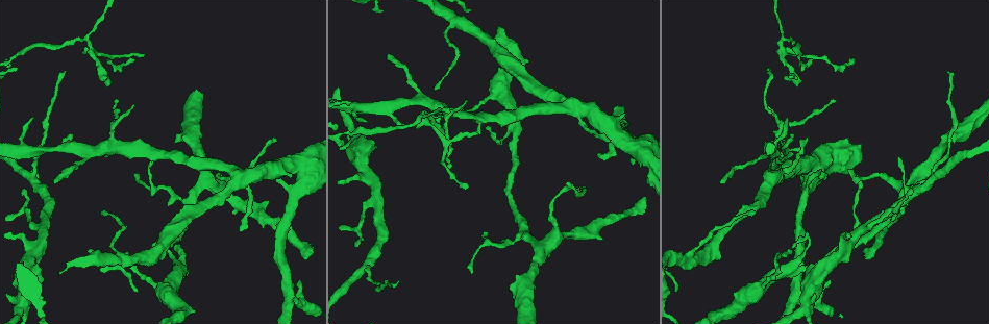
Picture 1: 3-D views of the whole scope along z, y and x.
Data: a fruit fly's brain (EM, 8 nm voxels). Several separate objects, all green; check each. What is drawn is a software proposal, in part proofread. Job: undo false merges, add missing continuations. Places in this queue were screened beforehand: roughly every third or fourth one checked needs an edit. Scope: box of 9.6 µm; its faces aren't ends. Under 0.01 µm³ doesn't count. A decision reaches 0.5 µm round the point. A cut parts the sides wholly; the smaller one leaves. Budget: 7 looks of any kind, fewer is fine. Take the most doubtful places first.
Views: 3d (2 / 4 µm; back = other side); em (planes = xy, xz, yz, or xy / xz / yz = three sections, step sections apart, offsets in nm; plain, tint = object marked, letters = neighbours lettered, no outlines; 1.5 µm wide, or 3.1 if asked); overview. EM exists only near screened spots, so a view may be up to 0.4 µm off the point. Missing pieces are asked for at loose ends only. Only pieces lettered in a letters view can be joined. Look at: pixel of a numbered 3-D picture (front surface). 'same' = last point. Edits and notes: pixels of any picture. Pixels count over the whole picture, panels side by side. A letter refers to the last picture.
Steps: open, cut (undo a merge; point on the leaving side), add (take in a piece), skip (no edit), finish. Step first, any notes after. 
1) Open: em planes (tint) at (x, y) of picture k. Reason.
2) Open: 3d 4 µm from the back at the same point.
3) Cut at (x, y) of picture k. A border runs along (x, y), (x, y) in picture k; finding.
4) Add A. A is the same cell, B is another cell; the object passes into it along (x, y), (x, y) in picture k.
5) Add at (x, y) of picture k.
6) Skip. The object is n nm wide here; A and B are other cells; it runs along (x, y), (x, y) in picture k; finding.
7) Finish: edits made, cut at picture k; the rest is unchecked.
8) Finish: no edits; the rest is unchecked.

Open: em planes (tint) at (784, 58) of picture 1. Sharp bend.

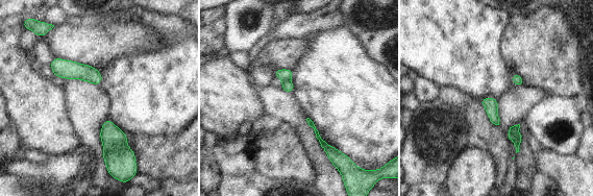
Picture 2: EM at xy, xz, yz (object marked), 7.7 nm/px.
Open: em planes (letters) at the same point.

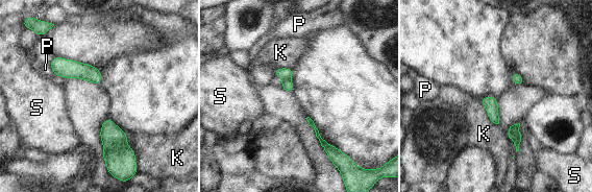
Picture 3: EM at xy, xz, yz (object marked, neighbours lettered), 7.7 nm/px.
Cut at (288, 73) of picture 3. The object is 90 nm wide here; K, P and S are other cells; a border runs along (290, 78), (282, 79) in picture 3; two cells meet here.

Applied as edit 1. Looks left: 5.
Open: overview.

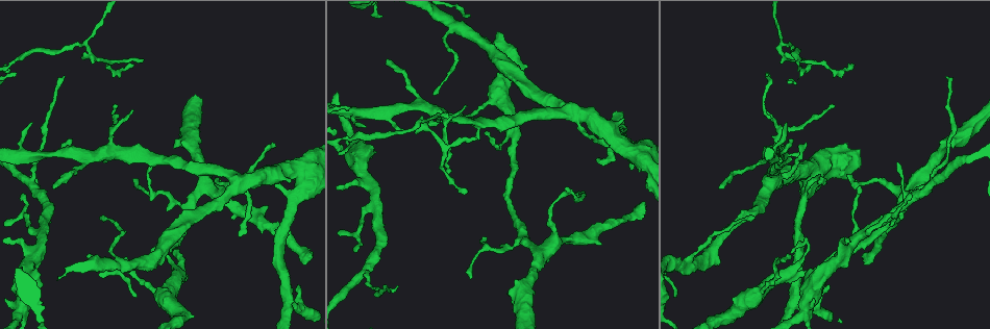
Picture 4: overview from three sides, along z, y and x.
Open: 3d 2 µm at (786, 256) of picture 4. Tapers out.

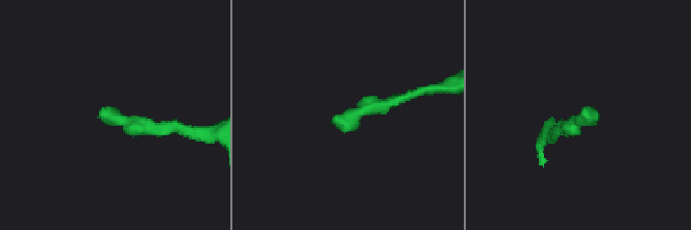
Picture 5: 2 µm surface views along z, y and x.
Open: em planes (tint) at (585, 112) of picture 5. Need the tissue.

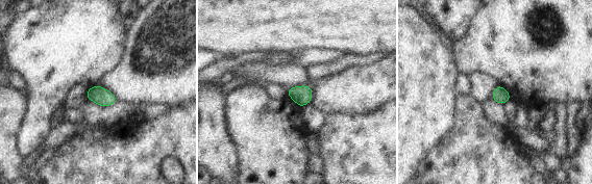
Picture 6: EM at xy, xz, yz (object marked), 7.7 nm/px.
Open: em planes (letters) at the same point. What lies round it.

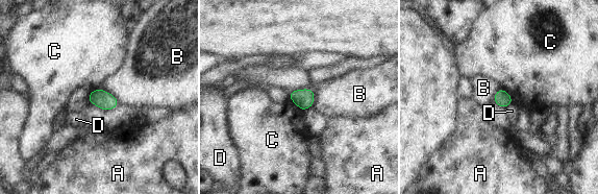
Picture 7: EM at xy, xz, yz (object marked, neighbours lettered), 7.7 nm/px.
Skip. A, B, C and D are other cells; a border runs along (290, 91), (312, 89), (313, 106) in picture 7; no lettered piece goes on from it.

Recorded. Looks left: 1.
Open: em planes (letters) at (485, 237) of picture 4. Branch stops here.

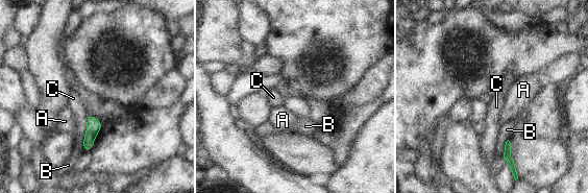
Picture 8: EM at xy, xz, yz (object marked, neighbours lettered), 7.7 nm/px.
Skip. The longest contact is with C, 300 nm; A, B and C are other cells; a border runs along (88, 115), (82, 151) in picture 8; none of them fits.

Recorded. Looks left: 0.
Finish: edits made, cut at picture 3; the rest is unchecked.

